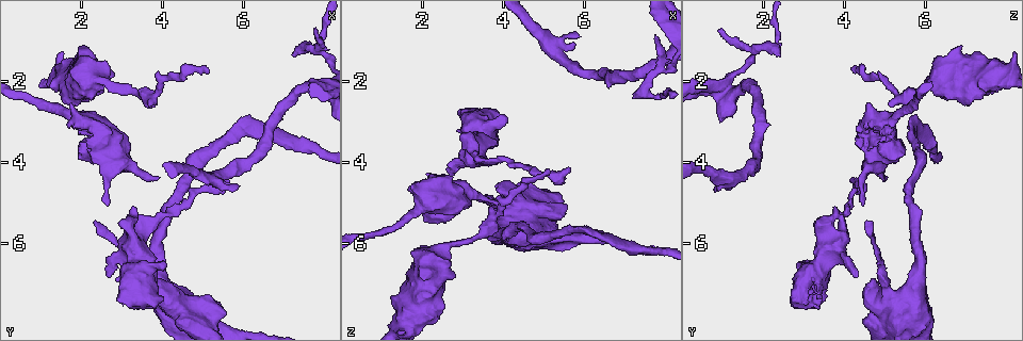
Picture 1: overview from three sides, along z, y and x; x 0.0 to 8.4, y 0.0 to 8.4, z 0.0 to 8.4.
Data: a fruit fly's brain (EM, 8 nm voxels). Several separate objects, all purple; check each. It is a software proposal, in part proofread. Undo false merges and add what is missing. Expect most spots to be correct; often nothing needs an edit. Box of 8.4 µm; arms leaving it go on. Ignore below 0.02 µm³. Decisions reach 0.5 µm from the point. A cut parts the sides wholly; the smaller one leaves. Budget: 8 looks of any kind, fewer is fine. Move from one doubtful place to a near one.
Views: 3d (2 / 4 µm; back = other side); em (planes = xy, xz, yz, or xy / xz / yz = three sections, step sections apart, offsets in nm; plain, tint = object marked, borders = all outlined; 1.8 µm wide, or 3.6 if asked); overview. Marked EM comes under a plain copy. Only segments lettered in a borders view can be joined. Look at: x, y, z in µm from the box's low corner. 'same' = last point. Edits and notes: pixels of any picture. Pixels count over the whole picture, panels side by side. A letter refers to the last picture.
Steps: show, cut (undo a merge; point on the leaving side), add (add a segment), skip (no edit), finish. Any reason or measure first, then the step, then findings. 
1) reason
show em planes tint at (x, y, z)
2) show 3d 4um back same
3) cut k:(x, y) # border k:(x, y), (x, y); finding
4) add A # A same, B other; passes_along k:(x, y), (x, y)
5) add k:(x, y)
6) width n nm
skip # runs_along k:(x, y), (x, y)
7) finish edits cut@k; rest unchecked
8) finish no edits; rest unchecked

branch stops here
show em 3.6um yz step 4 borders at (2.70, 6.80, 4.25)

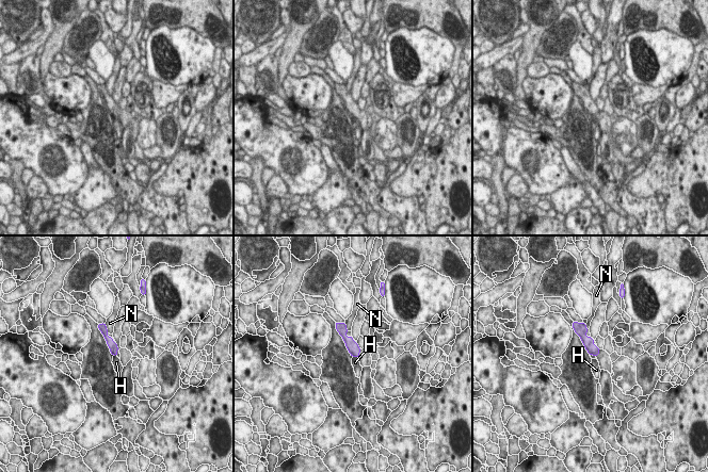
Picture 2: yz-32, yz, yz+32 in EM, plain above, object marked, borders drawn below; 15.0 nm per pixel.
width 130 nm; longest_contact N 170 nm
skip # H other, N other; none of them fits

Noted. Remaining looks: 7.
thin end
show em xy step 8 tint at (5.15, 1.70, 4.25)

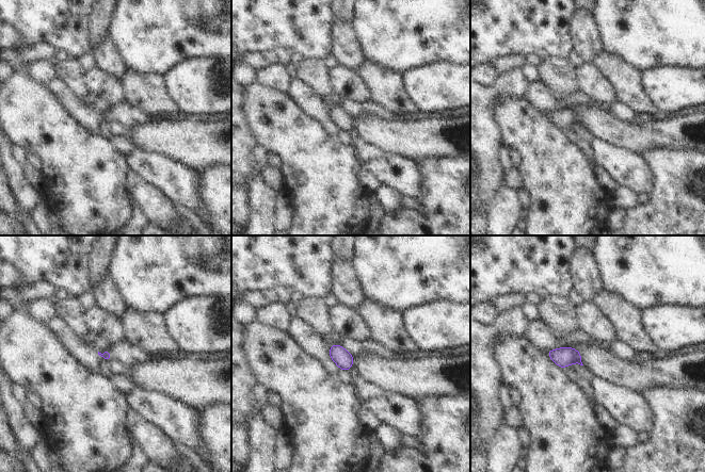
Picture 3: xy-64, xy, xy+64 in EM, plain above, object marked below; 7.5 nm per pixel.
cut it another way
show em planes borders same

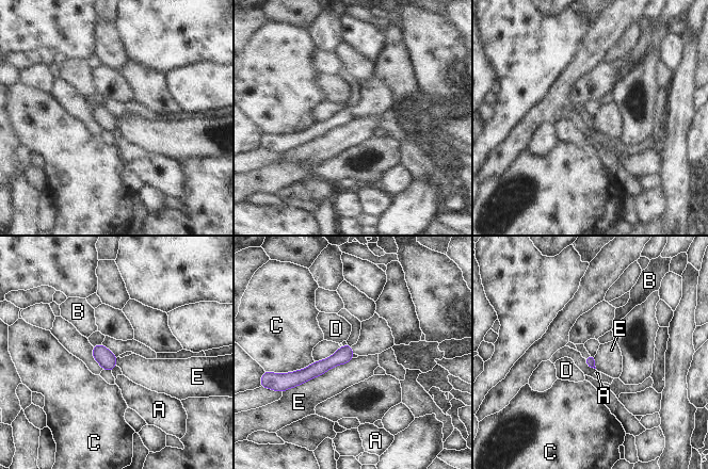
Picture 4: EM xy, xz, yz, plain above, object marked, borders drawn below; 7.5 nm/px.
skip # A other, B other, C other, D other, E other; border 4:(353, 358), (287, 389); none of them fits

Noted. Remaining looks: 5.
show 3d 4um at (5.60, 4.50, 4.15)

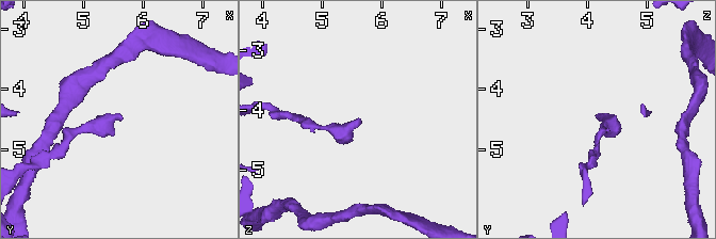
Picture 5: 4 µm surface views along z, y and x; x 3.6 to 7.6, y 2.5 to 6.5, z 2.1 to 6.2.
show em planes borders at (5.65, 4.45, 4.15)

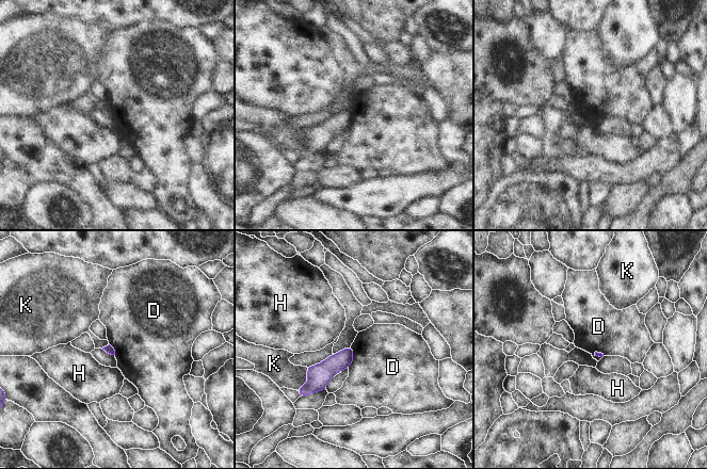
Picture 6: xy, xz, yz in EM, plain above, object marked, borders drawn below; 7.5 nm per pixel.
longest_contact K 200 nm
skip # D other, H other, K other; runs_along 6:(350, 351), (305, 390); none of them fits

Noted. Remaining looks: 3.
branch stops here
show em xz step 8 borders at (3.90, 4.35, 5.05)

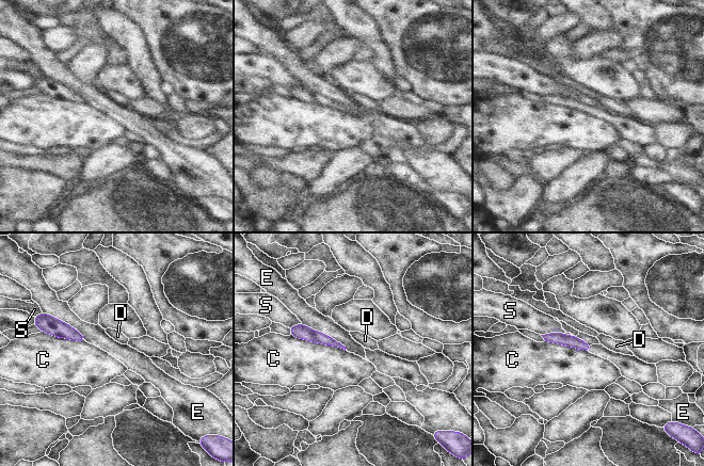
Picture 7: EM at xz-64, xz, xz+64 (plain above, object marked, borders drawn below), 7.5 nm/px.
skip # C other, D other, E other, S other; runs_along 7:(293, 330), (302, 331), (335, 343); none of them fits

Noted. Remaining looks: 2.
finish no edits; rest unchecked

